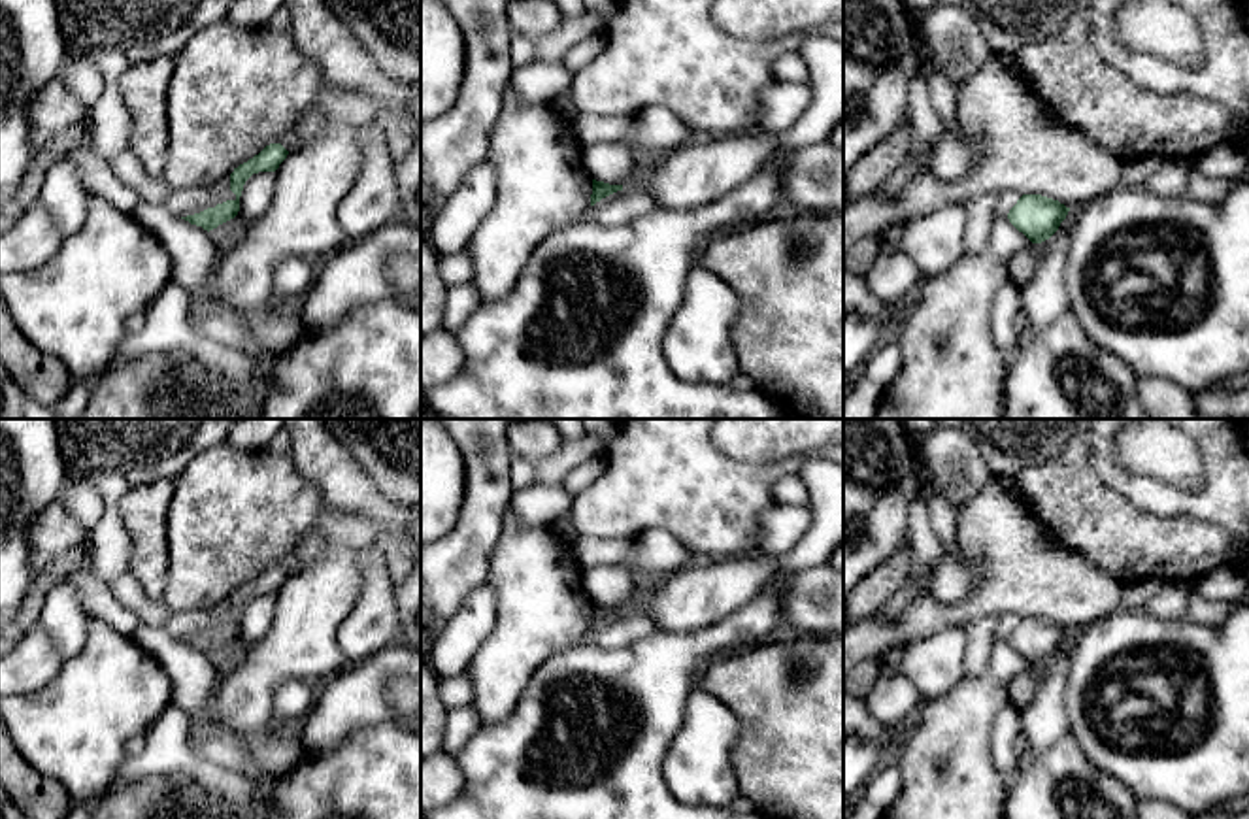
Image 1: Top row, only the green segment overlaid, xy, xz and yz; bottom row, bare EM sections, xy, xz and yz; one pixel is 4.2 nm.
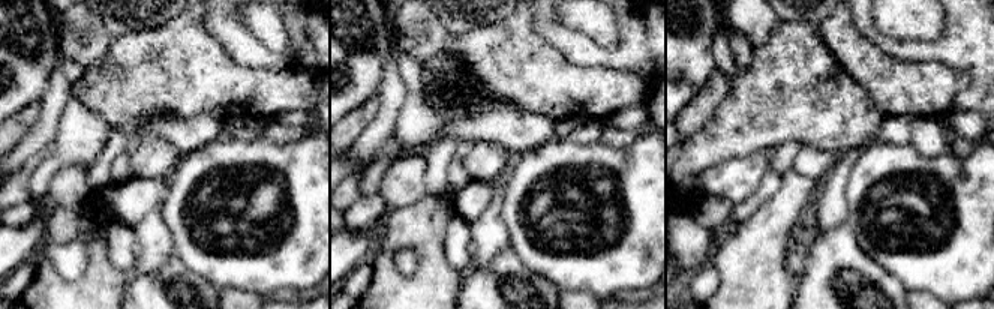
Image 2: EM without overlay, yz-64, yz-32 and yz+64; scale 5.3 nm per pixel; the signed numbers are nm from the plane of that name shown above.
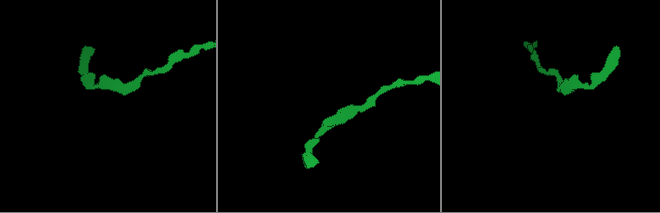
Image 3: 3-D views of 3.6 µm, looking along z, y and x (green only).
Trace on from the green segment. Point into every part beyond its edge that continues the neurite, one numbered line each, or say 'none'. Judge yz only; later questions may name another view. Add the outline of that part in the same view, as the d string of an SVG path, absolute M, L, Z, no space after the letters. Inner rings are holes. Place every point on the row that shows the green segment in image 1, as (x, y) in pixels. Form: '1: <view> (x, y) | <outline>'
none

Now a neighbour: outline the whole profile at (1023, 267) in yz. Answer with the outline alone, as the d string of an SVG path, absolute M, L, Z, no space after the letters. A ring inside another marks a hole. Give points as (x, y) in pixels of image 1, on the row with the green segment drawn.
M1045 242L1028 243L1017 255L1009 259L1009 281L1021 291L1026 287L1036 272L1045 253Z

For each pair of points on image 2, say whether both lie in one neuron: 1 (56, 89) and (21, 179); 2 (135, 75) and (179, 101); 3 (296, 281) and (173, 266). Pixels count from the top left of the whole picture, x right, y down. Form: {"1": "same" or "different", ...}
{"1": "different", "2": "same", "3": "different"}

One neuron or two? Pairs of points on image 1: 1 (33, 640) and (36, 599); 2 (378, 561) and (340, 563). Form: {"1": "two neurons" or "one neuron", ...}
{"1": "two neurons", "2": "two neurons"}

